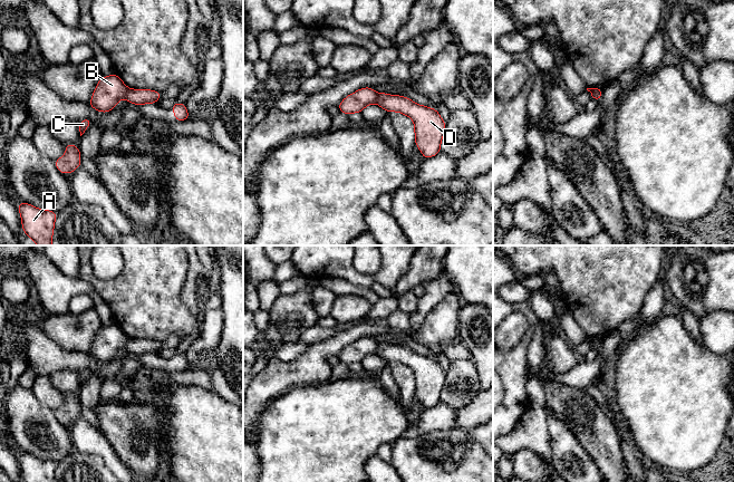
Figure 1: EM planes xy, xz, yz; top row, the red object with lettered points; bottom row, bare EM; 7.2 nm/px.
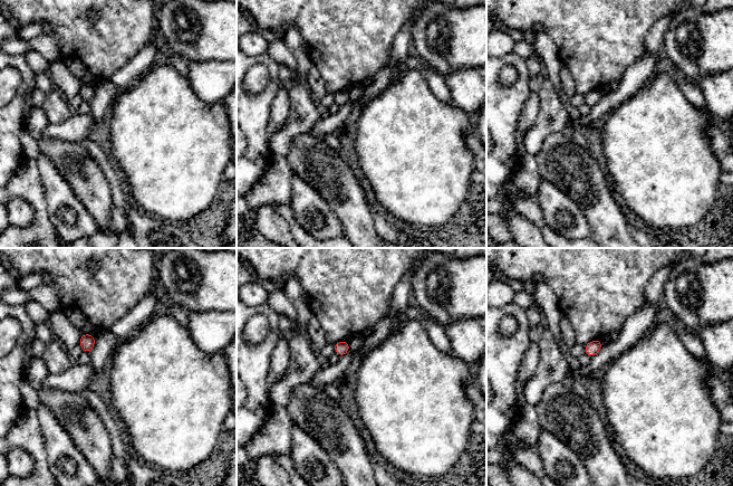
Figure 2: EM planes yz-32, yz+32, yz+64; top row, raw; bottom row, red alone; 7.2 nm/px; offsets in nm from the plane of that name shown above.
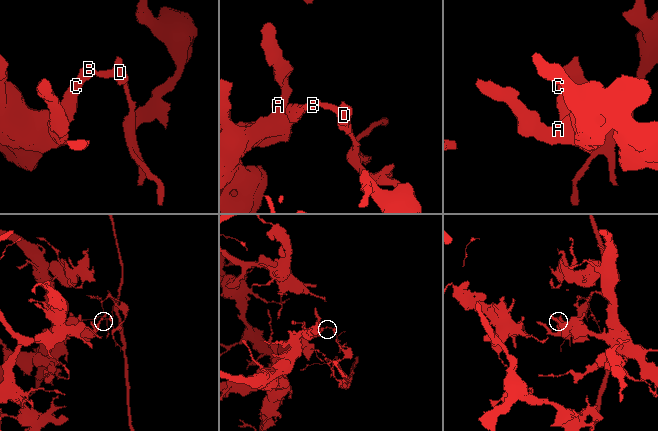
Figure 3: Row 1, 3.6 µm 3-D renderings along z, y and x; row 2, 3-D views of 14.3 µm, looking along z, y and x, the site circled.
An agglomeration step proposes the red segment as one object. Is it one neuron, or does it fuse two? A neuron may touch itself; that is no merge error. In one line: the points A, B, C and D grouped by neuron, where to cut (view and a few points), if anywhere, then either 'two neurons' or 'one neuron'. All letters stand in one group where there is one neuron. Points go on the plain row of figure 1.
A B C / D; cut in xy along (128, 338), (124, 347); two neurons

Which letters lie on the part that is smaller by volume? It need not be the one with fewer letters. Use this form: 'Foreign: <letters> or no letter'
Foreign: D

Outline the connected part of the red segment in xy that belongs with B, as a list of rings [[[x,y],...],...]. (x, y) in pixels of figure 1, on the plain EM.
[[[116,324],[105,326],[97,332],[88,355],[98,362],[108,363],[126,347],[127,340],[127,336]]]

